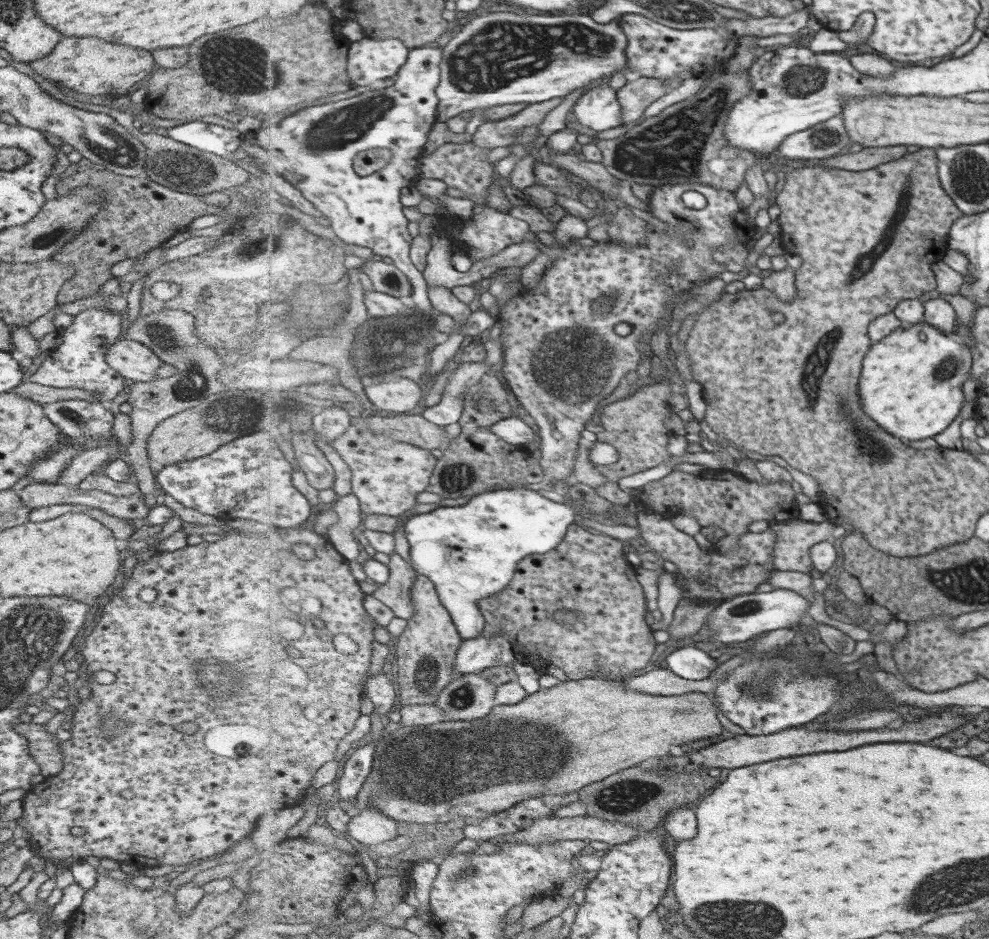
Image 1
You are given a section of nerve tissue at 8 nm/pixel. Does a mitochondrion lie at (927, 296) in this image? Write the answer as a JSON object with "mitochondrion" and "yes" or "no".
{"mitochondrion":"no"}

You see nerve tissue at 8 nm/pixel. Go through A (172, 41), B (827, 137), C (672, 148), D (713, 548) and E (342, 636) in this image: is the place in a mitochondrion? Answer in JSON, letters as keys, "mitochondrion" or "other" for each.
{"A":"other","B":"mitochondrion","C":"mitochondrion","D":"other","E":"other"}

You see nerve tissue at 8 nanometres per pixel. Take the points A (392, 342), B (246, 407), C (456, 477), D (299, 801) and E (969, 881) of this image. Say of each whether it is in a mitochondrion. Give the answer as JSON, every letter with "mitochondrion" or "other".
{"A":"mitochondrion","B":"mitochondrion","C":"mitochondrion","D":"other","E":"mitochondrion"}

